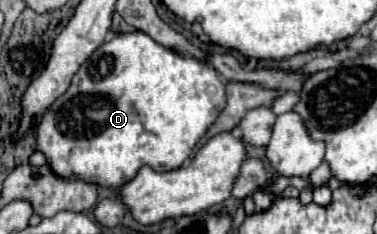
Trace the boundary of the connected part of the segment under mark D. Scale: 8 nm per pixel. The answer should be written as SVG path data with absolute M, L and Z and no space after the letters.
M143 31L121 33L93 51L73 77L71 87L45 111L37 125L37 145L57 175L119 189L129 183L143 165L149 165L153 171L181 167L223 107L225 83L213 67L189 55L179 55L173 49L161 47Z

